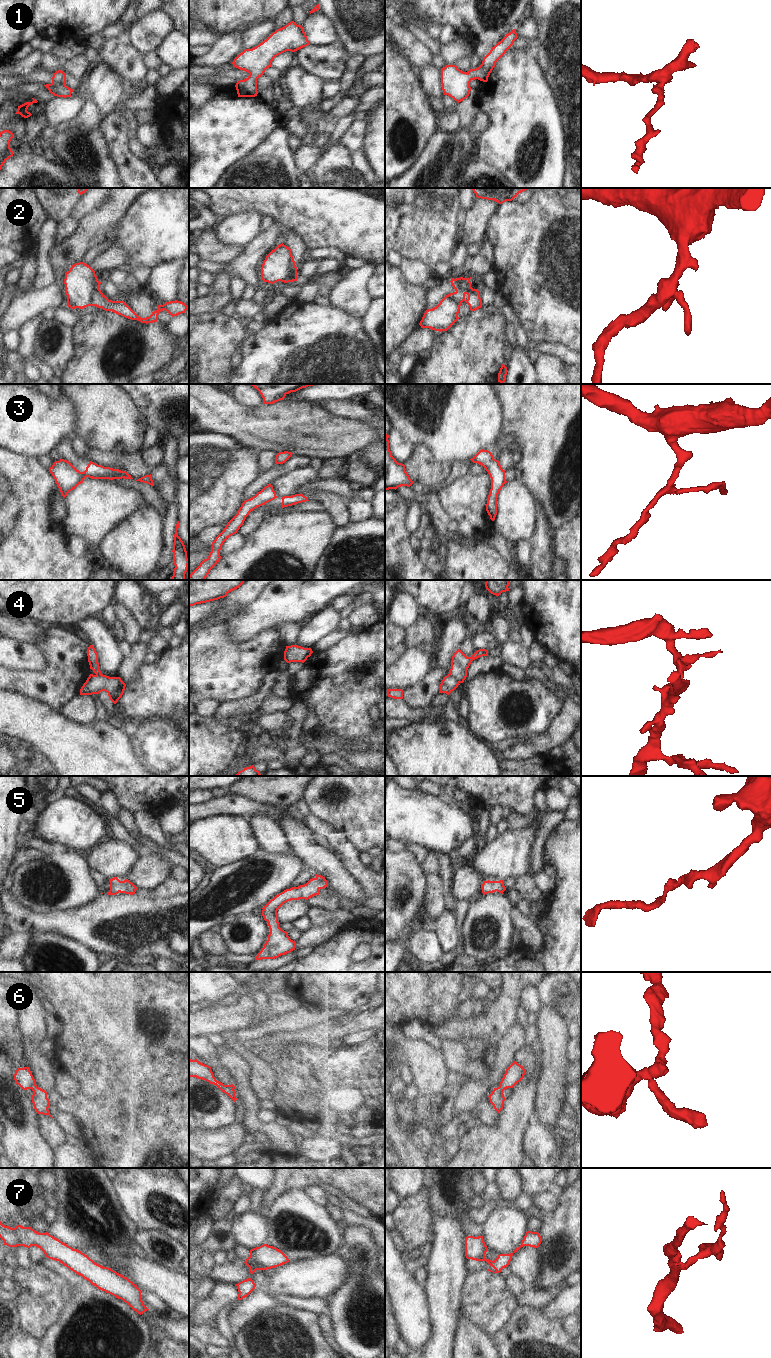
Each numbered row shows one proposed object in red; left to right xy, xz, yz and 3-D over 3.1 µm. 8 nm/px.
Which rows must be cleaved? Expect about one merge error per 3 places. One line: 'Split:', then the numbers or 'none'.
Split: 2, 3, 4, 6, 7

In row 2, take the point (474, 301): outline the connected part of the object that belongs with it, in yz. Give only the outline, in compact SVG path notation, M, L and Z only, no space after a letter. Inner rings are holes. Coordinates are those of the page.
M478 289L460 291L459 294L461 300L465 301L469 305L471 311L475 311L482 307L482 300Z

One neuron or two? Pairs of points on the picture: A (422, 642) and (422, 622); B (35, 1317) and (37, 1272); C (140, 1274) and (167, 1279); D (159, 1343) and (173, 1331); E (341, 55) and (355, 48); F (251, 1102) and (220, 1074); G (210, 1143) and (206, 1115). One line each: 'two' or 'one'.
A: one
B: one
C: one
D: two
E: two
F: two
G: two

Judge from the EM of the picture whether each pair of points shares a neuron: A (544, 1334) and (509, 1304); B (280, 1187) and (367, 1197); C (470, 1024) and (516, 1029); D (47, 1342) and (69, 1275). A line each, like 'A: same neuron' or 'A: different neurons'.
A: different neurons
B: same neuron
C: different neurons
D: same neuron

